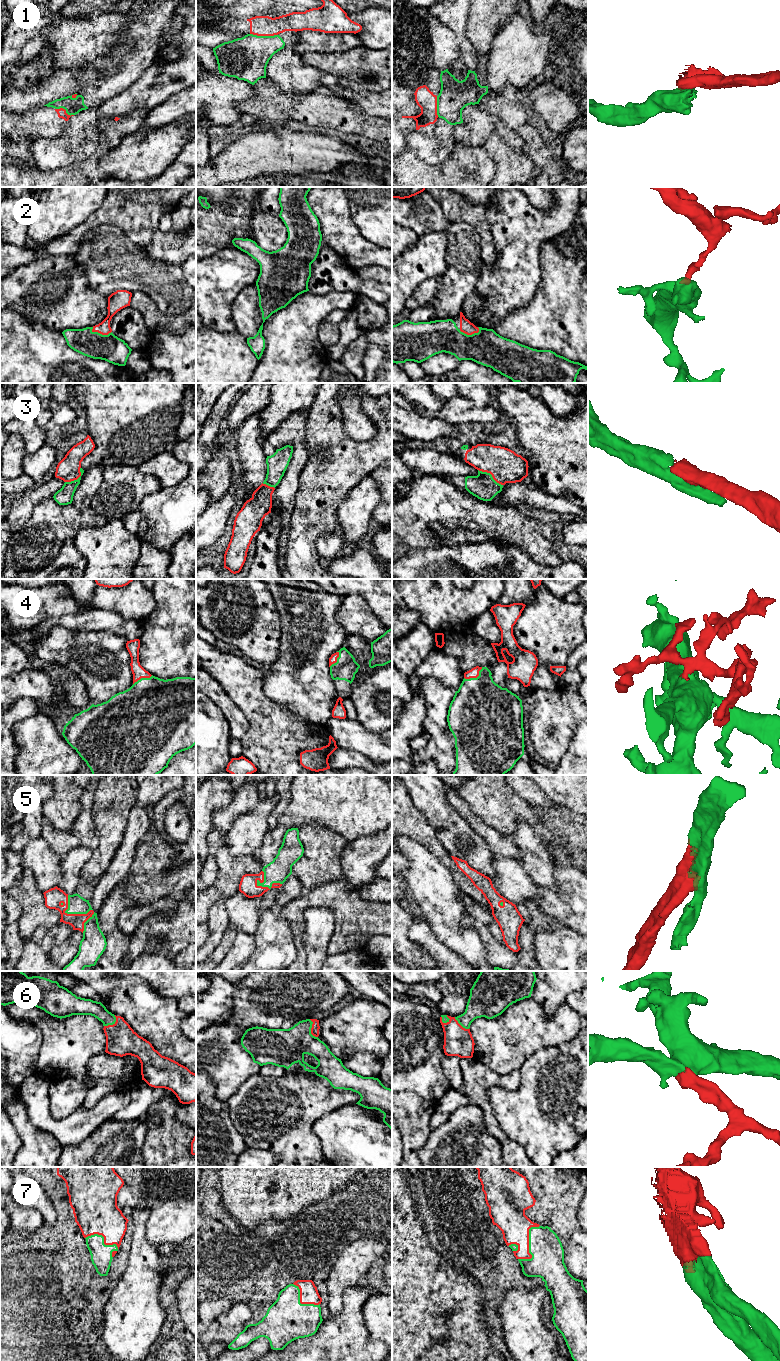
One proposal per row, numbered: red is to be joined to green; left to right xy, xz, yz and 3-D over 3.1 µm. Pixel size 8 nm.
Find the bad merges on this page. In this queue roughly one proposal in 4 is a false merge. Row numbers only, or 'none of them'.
1

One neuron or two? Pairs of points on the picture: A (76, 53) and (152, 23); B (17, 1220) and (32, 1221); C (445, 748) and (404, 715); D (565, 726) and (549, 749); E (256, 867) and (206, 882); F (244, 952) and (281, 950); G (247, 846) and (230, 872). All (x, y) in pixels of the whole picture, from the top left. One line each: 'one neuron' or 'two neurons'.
A: two neurons
B: one neuron
C: two neurons
D: one neuron
E: two neurons
F: two neurons
G: two neurons

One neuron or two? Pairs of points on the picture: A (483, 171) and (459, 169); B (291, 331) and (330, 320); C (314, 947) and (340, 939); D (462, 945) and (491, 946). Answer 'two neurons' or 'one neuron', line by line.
A: one neuron
B: two neurons
C: two neurons
D: two neurons

